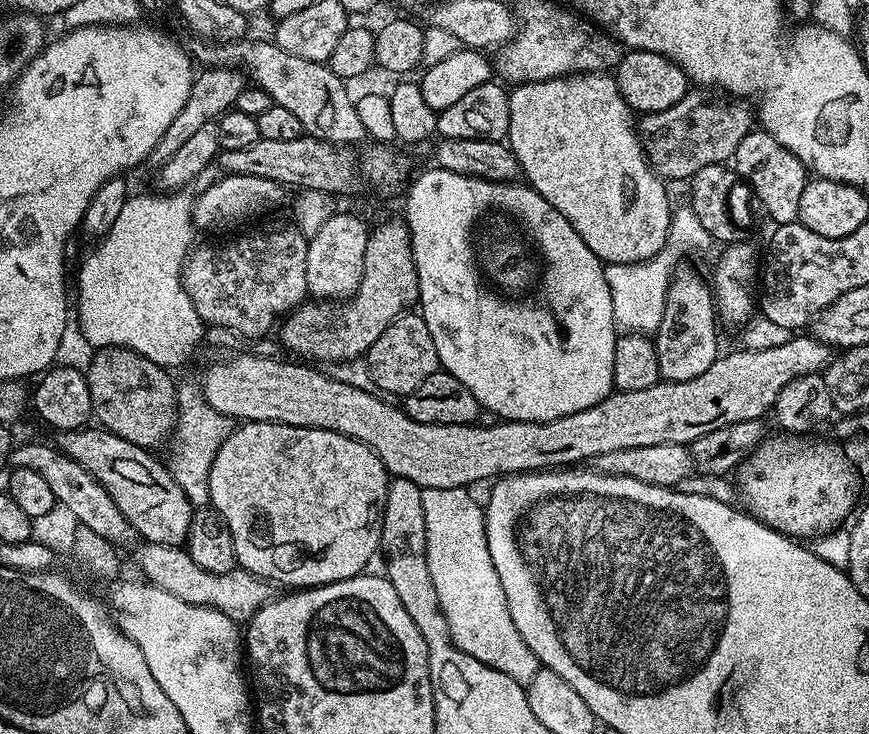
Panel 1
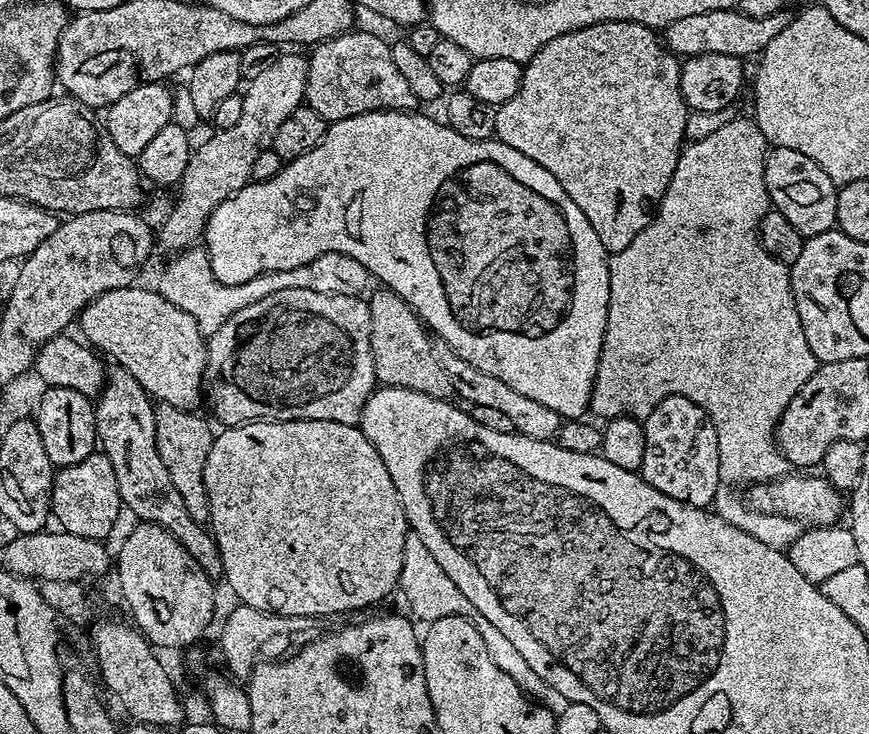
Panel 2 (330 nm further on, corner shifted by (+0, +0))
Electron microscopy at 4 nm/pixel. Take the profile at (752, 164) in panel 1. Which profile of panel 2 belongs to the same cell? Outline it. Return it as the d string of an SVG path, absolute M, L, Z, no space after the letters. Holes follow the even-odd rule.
M773 147L764 158L764 181L771 207L786 217L786 222L798 230L798 234L805 238L817 236L823 232L830 232L836 228L836 194L837 185L832 183L832 179L806 154L798 154L798 150L786 150L785 148Z

